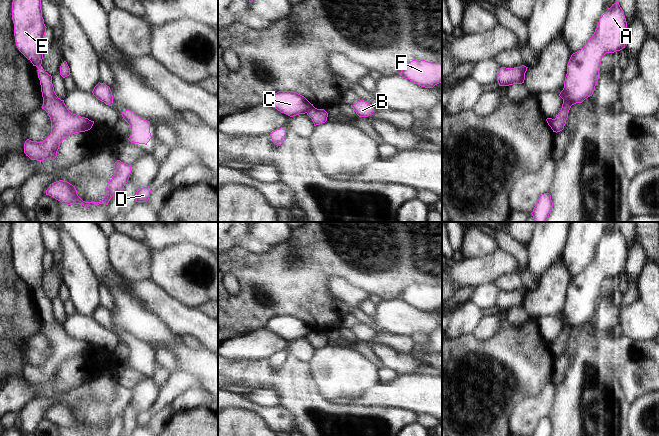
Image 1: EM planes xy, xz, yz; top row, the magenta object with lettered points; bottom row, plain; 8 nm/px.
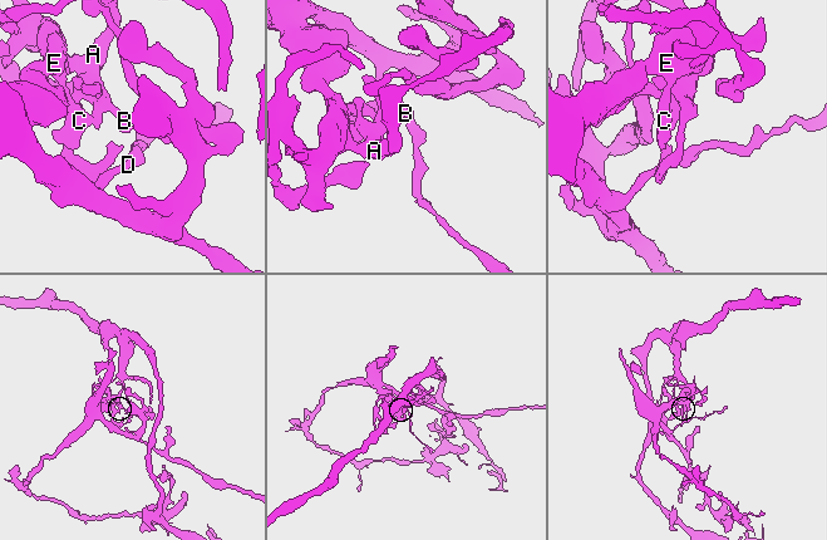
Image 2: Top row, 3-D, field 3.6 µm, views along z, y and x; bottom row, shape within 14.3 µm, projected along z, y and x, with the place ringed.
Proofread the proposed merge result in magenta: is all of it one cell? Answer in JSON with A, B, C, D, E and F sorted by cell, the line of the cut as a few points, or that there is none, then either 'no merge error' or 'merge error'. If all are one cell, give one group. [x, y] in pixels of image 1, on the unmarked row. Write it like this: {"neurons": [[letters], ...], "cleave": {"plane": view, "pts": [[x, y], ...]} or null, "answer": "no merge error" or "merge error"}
{"neurons": [["A", "B"], ["C", "D", "E", "F"]], "cleave": {"plane": "xz", "pts": [[313, 330], [306, 336]]}, "answer": "merge error"}

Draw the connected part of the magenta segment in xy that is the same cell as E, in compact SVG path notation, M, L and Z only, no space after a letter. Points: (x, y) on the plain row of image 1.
M13 222L12 244L17 272L38 292L43 321L42 333L51 344L50 359L43 366L27 363L24 377L31 384L54 384L60 367L74 357L85 356L90 344L68 334L64 324L54 315L52 300L41 290L46 273L44 259L47 252L42 241L41 222Z

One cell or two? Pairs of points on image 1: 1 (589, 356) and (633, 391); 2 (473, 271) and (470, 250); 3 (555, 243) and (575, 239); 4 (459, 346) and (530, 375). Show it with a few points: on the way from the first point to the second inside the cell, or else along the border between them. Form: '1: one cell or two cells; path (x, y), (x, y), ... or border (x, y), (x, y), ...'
1: two cells; border (604, 360), (618, 379), (627, 401)
2: two cells; border (493, 251), (485, 256), (465, 259)
3: two cells; border (568, 232), (562, 252)
4: one cell; path (477, 356), (489, 357), (494, 362), (512, 366)

